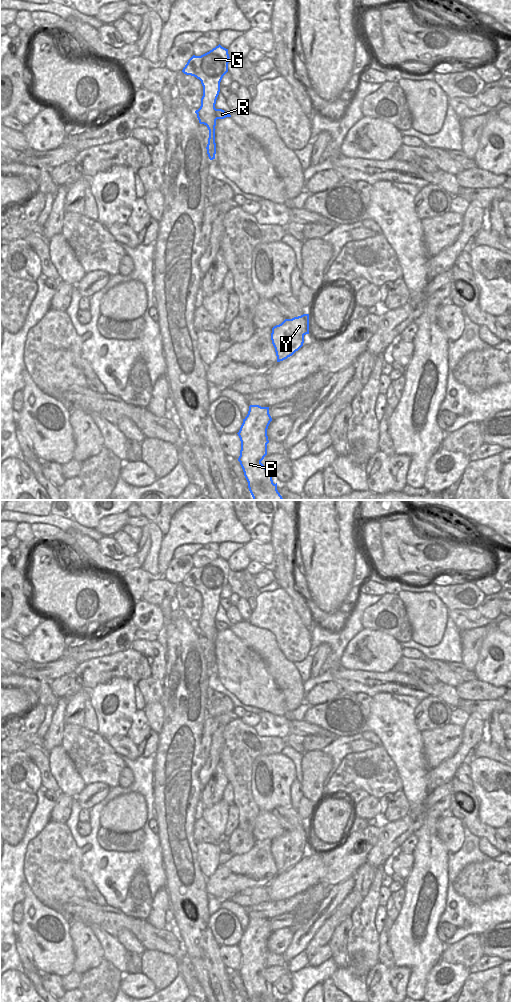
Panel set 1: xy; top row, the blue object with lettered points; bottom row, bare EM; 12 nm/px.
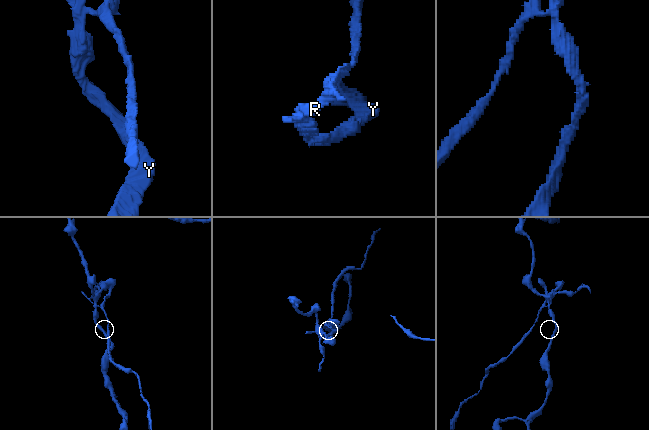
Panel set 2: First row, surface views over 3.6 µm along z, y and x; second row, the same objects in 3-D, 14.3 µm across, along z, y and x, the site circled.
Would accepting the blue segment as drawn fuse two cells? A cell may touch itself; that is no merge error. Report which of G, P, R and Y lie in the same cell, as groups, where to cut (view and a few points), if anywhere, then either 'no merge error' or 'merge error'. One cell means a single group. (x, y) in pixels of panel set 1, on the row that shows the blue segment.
G P Y / R | xy (215, 109), (217, 118) | merge error

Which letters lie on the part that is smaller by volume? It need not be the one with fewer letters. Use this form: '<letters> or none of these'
R

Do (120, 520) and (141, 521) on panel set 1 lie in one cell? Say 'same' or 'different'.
different

